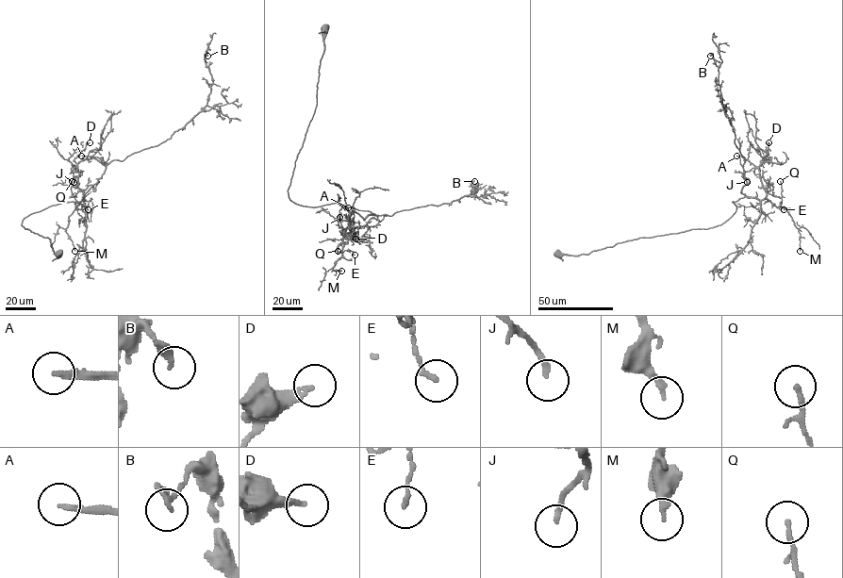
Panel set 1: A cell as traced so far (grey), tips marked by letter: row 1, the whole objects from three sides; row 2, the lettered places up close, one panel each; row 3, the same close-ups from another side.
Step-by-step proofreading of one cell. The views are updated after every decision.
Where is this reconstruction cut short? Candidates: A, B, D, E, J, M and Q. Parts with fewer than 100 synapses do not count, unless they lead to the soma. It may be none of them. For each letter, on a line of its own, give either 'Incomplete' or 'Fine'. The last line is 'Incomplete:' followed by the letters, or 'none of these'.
A: Incomplete
B: Fine
D: Fine
E: Fine
J: Fine
M: Fine
Q: Fine
Incomplete: A

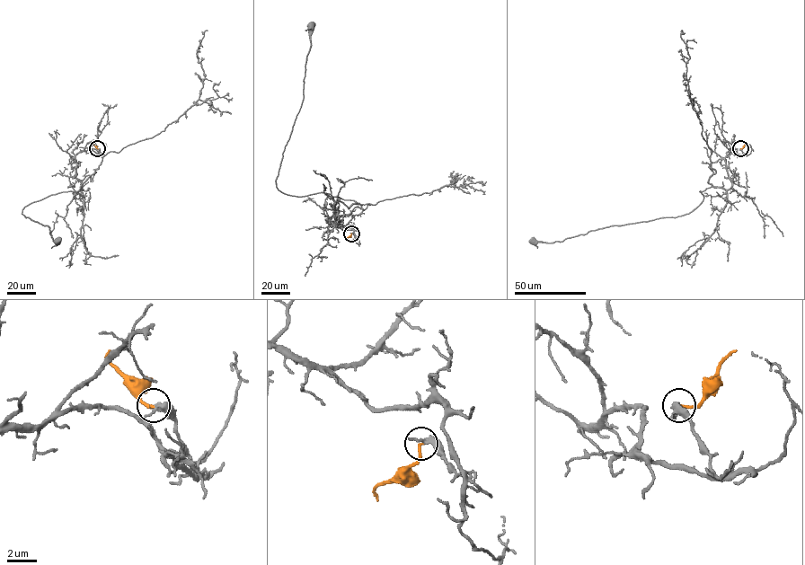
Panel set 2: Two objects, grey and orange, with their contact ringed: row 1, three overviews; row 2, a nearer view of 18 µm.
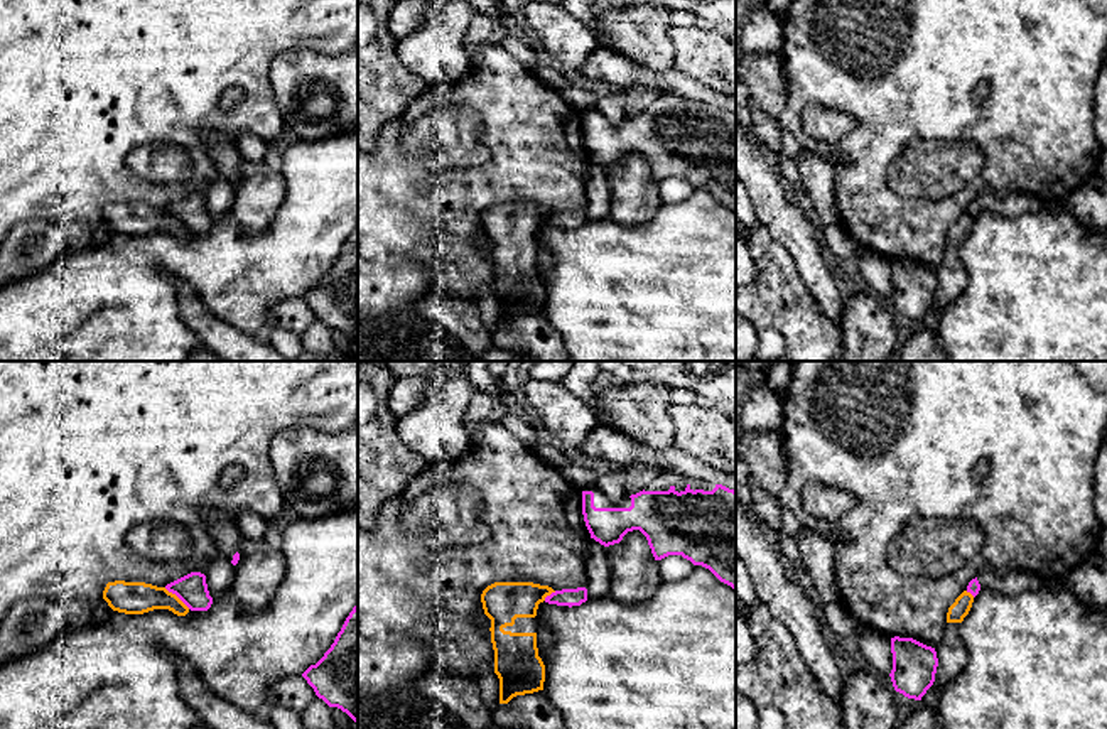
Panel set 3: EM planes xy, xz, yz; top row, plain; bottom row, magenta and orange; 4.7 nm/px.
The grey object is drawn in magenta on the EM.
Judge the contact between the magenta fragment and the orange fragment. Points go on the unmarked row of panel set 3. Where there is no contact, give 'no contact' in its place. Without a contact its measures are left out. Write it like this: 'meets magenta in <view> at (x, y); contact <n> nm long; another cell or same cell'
meets magenta in xy at (178, 218); contact 160 nm long; another cell

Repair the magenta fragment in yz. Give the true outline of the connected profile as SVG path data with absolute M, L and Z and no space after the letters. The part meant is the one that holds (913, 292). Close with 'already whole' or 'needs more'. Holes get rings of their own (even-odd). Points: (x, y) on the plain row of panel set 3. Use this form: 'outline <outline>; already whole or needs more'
outline M891 260L893 292L889 295L896 314L921 322L935 304L937 273L913 260Z; already whole

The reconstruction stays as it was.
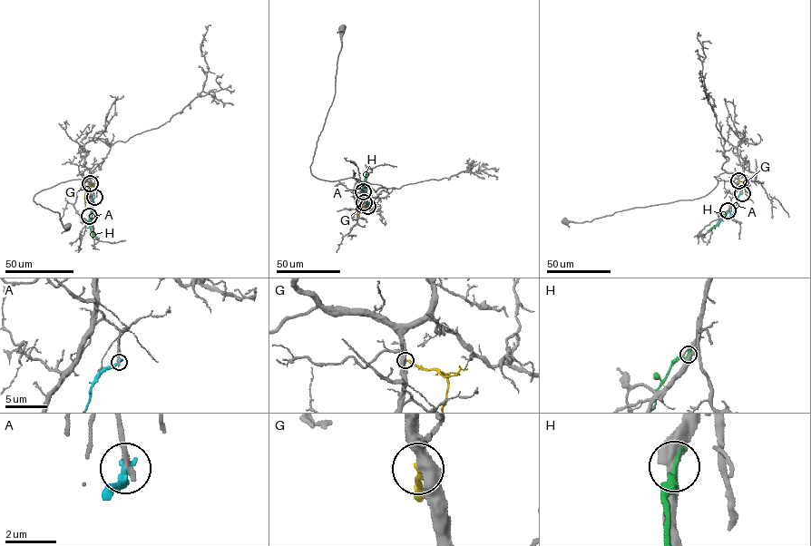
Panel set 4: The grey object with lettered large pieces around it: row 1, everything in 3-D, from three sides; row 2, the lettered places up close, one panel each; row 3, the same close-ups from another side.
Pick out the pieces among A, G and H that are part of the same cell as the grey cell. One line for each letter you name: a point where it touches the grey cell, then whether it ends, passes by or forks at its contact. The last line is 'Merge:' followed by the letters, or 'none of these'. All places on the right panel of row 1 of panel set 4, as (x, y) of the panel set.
Merge: none of these

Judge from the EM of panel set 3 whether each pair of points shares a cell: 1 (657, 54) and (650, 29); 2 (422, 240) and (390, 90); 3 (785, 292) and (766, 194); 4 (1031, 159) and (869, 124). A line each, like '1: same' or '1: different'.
1: same
2: different
3: different
4: same

